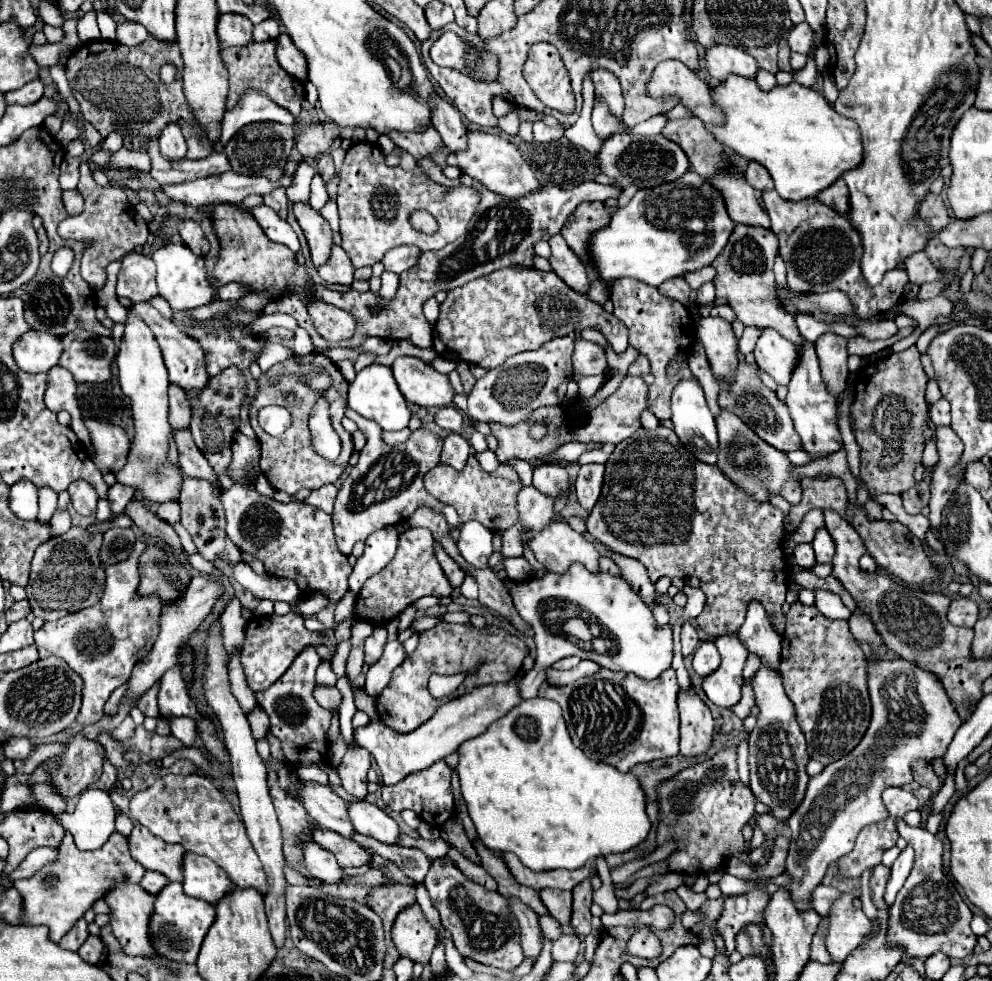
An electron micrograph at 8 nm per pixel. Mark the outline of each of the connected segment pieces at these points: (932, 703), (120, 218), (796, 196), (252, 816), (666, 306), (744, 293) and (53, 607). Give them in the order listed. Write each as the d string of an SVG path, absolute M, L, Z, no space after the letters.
M856 610L850 620L854 638L864 640L880 652L880 664L868 664L868 682L872 698L872 720L858 748L848 756L828 764L822 774L808 782L806 798L800 808L788 818L792 830L790 850L786 856L786 874L792 878L786 886L768 886L772 894L784 888L800 912L812 910L812 892L822 882L830 864L852 852L854 840L864 826L888 818L882 804L882 792L888 786L906 786L912 782L912 762L932 762L942 758L950 746L956 730L964 724L956 706L950 702L942 684L930 672L912 662L894 660L896 654L884 648L874 624Z
M88 162L80 164L80 182L78 182L78 192L84 198L84 212L76 218L66 218L64 222L58 224L58 234L68 240L82 240L82 242L90 242L90 246L86 248L84 256L82 256L82 278L92 286L94 292L102 290L104 282L106 282L106 266L114 260L122 260L128 252L132 252L138 244L146 244L148 240L148 228L146 224L136 216L136 212L132 212L130 216L130 202L124 194L124 190L120 186L108 184L108 186L98 186L92 180L92 170L88 166Z
M730 76L722 86L714 88L712 98L726 114L724 126L706 126L716 138L732 148L736 154L744 156L746 160L756 160L768 168L776 190L782 198L788 200L804 200L816 196L818 192L826 190L832 182L836 182L844 172L854 170L862 164L862 140L858 124L850 118L840 116L832 104L816 90L804 88L798 82L792 82L786 88L776 86L770 92L762 92L756 80L748 80L742 76Z
M216 620L210 628L208 634L208 668L204 674L204 692L206 692L206 702L216 714L222 732L224 732L224 744L230 752L232 758L232 776L236 784L236 792L240 798L240 816L246 826L248 838L266 870L268 882L270 882L270 892L264 898L266 902L266 916L268 916L268 926L270 934L274 940L276 948L284 946L286 940L286 912L284 912L284 888L286 888L286 878L284 878L284 854L282 854L282 834L280 834L280 824L272 806L272 798L268 794L268 782L266 782L266 766L262 758L256 752L256 742L250 732L250 724L244 716L244 712L238 706L238 700L230 692L230 682L228 682L228 668L226 668L226 652L222 646L222 636L220 636L220 622Z
M632 278L616 280L610 288L610 300L614 302L614 316L620 322L624 322L628 328L632 348L636 348L642 356L646 356L650 360L652 374L656 376L654 384L648 388L648 410L660 422L670 420L672 418L672 410L670 410L672 390L676 388L676 384L680 380L692 380L694 376L692 376L688 364L684 364L674 378L668 378L666 370L672 360L676 360L682 352L690 350L690 346L692 346L690 342L694 342L694 336L696 336L694 318L684 304L670 302L656 288L652 288L640 280L632 280Z
M736 224L728 244L712 264L716 268L716 278L714 278L716 296L728 298L728 304L734 308L736 316L744 326L774 328L786 340L802 346L804 338L800 336L794 318L782 308L780 298L776 294L774 272L772 272L776 254L778 254L778 240L772 230L748 228L744 224Z
M70 528L58 538L50 538L36 548L32 560L30 582L26 586L28 602L34 616L48 620L58 620L70 612L92 606L100 600L104 592L104 570L98 562L102 534L88 536L84 528Z

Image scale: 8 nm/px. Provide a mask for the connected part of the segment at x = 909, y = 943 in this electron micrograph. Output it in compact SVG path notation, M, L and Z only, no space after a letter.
M902 818L896 820L896 830L914 846L916 864L892 904L886 940L890 944L902 944L906 954L914 958L928 958L934 952L944 952L950 958L966 958L976 946L976 936L970 930L972 912L944 874L942 842L926 828L912 828Z

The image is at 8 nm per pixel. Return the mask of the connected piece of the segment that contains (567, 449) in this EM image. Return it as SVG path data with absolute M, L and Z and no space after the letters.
M572 442L572 444L560 446L560 450L556 452L556 456L558 456L558 458L566 458L566 460L570 460L570 462L576 462L584 452L596 450L596 448L602 448L602 444L600 444L600 442L588 442L588 444Z

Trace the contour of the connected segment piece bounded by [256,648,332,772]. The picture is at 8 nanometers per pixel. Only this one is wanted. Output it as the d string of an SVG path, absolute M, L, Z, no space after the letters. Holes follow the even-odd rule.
M306 648L294 662L288 672L276 680L270 688L256 692L258 706L264 708L264 712L270 718L270 732L282 742L282 752L286 762L292 766L320 766L326 772L330 770L328 764L328 728L332 714L324 710L312 696L314 690L314 674L320 666L320 656L314 648ZM290 698L290 700L288 700Z

